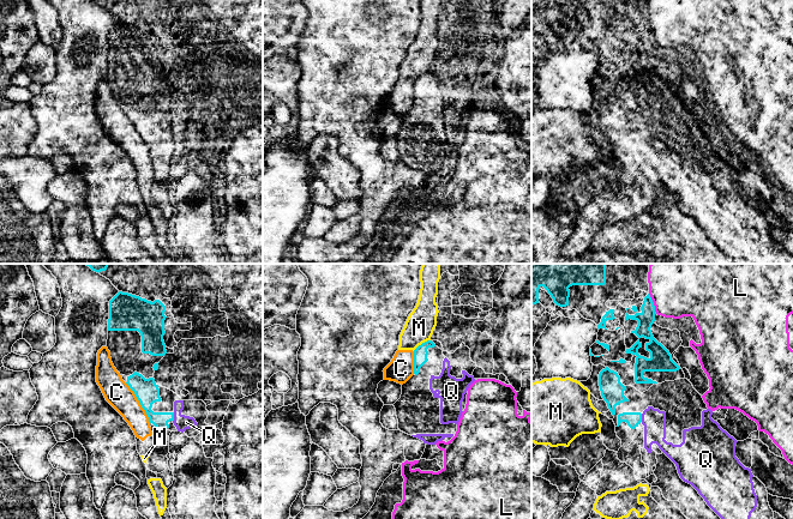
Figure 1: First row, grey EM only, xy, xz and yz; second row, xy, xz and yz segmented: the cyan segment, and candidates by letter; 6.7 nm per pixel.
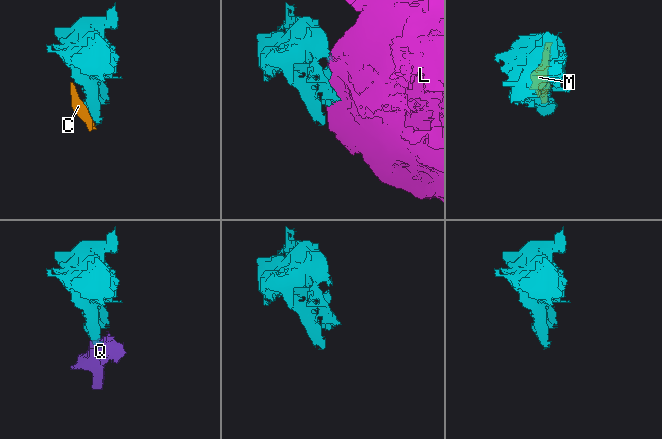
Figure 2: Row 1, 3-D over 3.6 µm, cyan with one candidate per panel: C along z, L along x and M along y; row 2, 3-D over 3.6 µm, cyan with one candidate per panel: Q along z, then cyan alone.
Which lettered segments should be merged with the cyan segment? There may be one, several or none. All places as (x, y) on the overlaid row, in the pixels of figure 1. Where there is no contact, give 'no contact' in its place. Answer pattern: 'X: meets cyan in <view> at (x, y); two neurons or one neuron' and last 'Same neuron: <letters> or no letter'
C: meets cyan in xy at (139, 402); two neurons
L: meets cyan in yz at (653, 303); two neurons
M: meets cyan in xz at (422, 343); two neurons
Q: meets cyan in xy at (173, 417); one neuron
Same neuron: Q

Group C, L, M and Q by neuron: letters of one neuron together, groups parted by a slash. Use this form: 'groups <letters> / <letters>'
groups C M / L / Q

